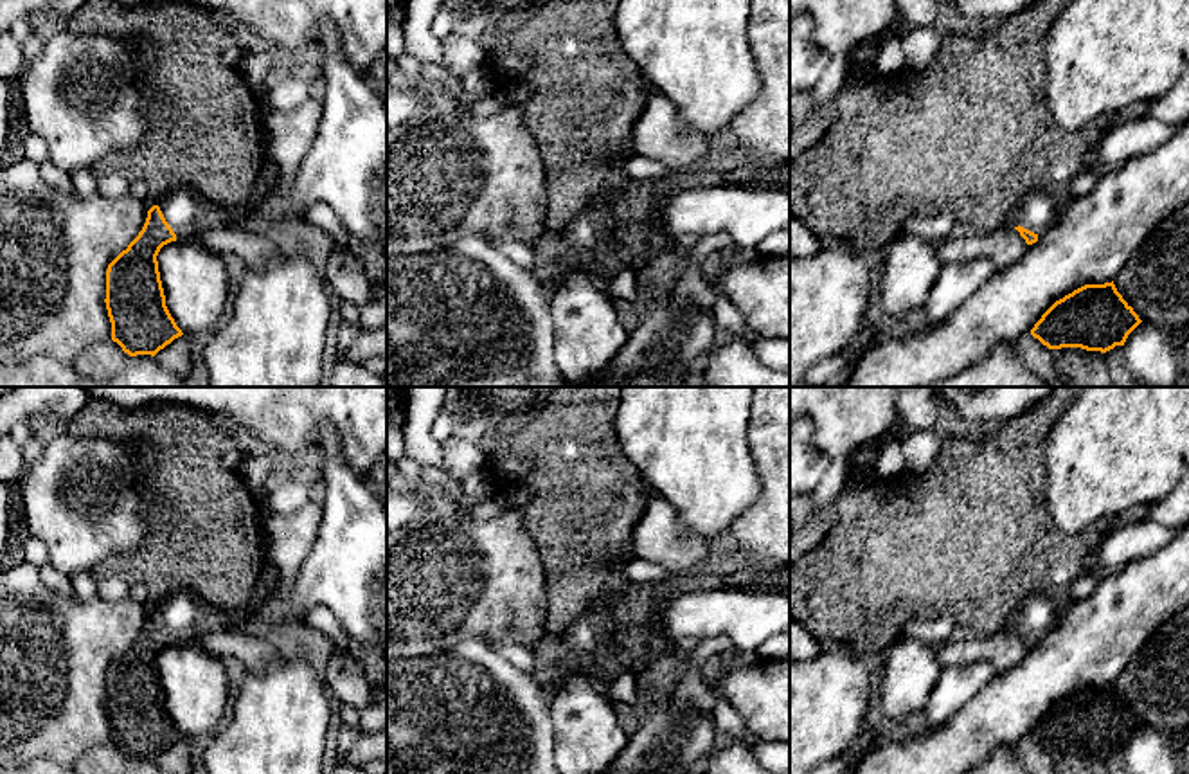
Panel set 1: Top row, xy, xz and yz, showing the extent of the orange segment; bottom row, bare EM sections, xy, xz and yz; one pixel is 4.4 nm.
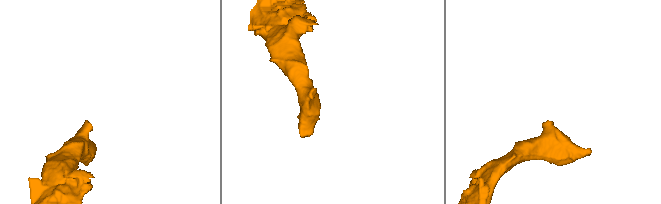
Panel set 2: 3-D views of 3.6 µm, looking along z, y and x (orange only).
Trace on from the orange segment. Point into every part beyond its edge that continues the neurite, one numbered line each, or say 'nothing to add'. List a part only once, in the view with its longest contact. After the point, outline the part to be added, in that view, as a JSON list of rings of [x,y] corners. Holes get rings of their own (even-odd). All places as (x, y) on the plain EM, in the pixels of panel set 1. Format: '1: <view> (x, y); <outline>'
1: xy (187, 618); [[[189,592],[171,594],[156,608],[176,637],[176,644],[194,641],[212,630],[236,630],[250,617],[245,610],[214,608]]]

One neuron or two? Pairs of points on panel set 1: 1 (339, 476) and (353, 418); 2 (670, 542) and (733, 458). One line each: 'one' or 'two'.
1: two
2: two

